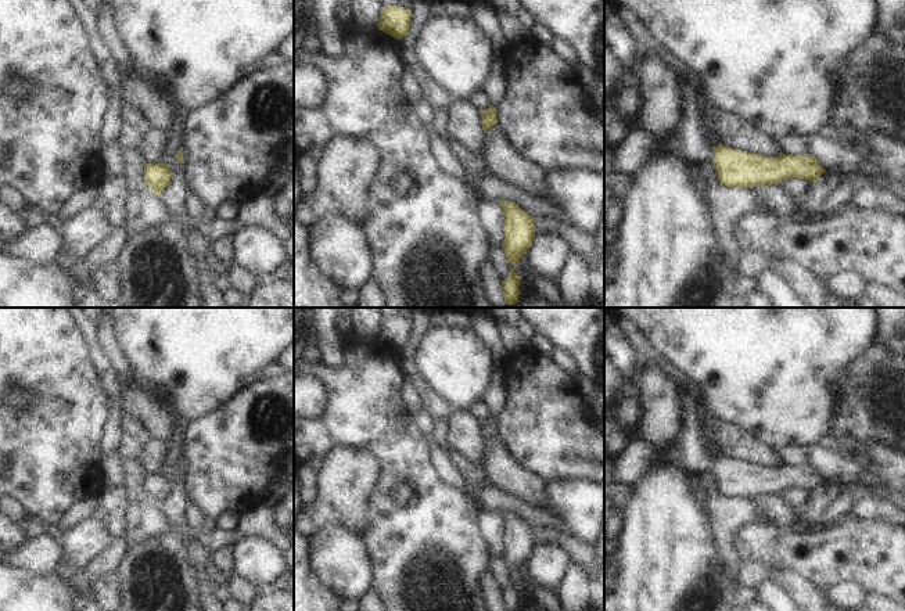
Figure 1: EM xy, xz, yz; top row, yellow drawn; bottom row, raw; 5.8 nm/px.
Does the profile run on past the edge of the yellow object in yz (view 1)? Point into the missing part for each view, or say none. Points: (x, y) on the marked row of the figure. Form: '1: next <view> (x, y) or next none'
1: next yz (688, 143)

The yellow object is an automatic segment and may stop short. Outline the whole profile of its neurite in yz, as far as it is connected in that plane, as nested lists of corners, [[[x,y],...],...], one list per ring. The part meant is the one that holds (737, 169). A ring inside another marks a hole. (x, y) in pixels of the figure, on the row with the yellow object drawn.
[[[678,72],[682,98],[682,118],[678,129],[665,139],[665,148],[689,163],[712,161],[721,184],[730,188],[776,184],[789,177],[808,179],[812,183],[825,168],[811,154],[777,157],[758,155],[725,145],[711,147],[701,130],[698,90],[689,78]]]

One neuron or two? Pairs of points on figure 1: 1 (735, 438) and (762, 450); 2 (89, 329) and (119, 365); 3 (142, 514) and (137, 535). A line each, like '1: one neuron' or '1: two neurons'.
1: one neuron
2: two neurons
3: one neuron

